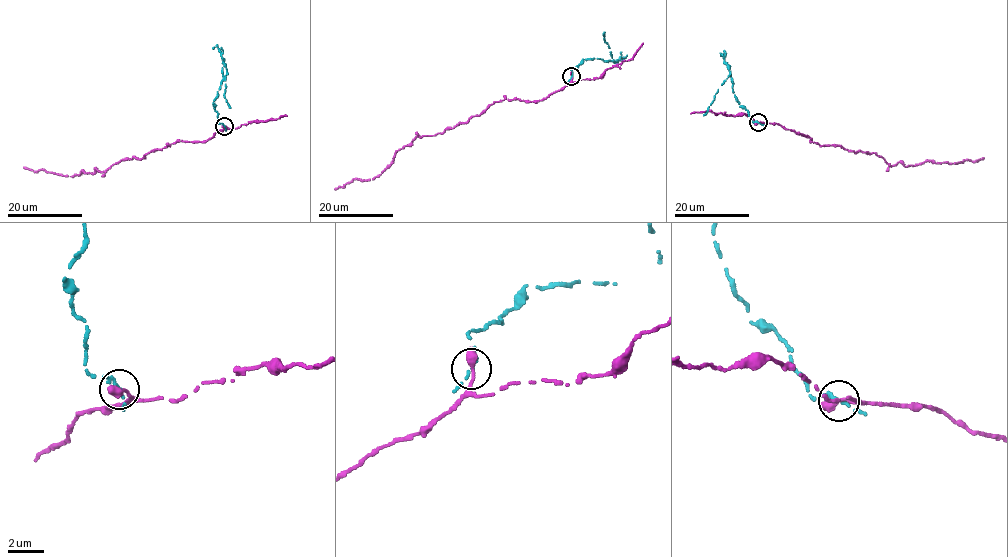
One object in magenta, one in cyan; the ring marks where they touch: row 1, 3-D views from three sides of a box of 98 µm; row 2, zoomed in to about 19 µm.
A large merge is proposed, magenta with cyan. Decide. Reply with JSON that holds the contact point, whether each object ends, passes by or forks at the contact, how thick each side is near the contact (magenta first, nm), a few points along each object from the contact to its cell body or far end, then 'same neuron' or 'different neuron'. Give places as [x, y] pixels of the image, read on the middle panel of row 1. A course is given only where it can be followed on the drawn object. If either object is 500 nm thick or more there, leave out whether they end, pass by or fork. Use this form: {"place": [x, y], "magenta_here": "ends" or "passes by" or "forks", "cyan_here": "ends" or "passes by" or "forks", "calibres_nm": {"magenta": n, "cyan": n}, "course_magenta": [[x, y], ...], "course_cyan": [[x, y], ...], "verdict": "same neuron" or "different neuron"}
{"place": [571, 76], "magenta_here": "ends", "cyan_here": "passes by", "calibres_nm": {"magenta": 420, "cyan": 140}, "course_magenta": [[572, 76], [561, 89], [538, 101], [506, 99], [442, 133], [414, 137], [374, 178], [354, 179], [334, 189]], "course_cyan": [[571, 76], [571, 69], [578, 67], [583, 59], [615, 61], [604, 32]], "verdict": "different neuron"}

